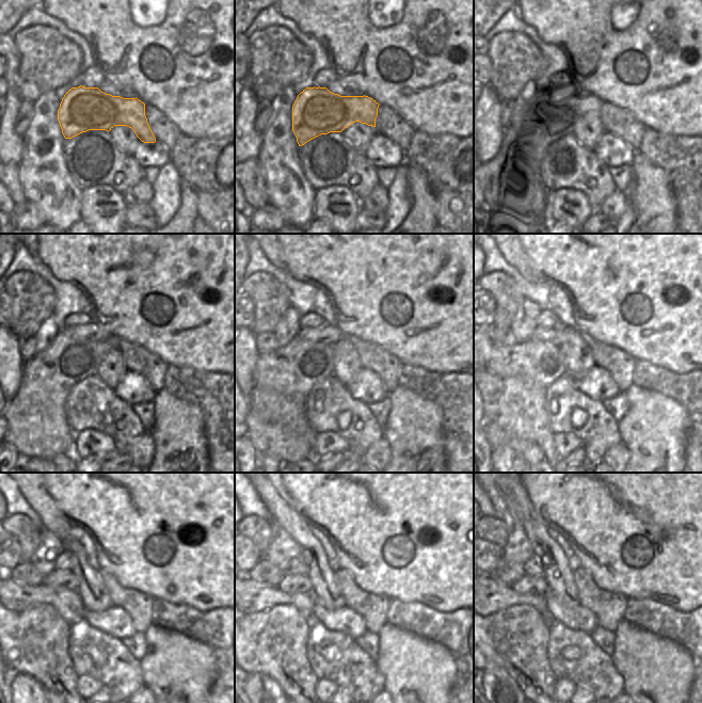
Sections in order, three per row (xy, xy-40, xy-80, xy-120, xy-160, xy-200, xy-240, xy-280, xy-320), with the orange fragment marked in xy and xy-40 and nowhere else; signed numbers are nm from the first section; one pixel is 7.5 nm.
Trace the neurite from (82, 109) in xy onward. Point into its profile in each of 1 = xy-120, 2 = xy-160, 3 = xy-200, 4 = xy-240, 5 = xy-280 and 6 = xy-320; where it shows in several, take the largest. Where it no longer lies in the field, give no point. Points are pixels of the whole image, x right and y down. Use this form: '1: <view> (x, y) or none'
1: xy-120 (67, 361)
2: xy-160 (306, 363)
3: xy-200 (541, 362)
4: xy-240 (17, 597)
5: xy-280 (256, 597)
6: xy-320 (495, 596)

